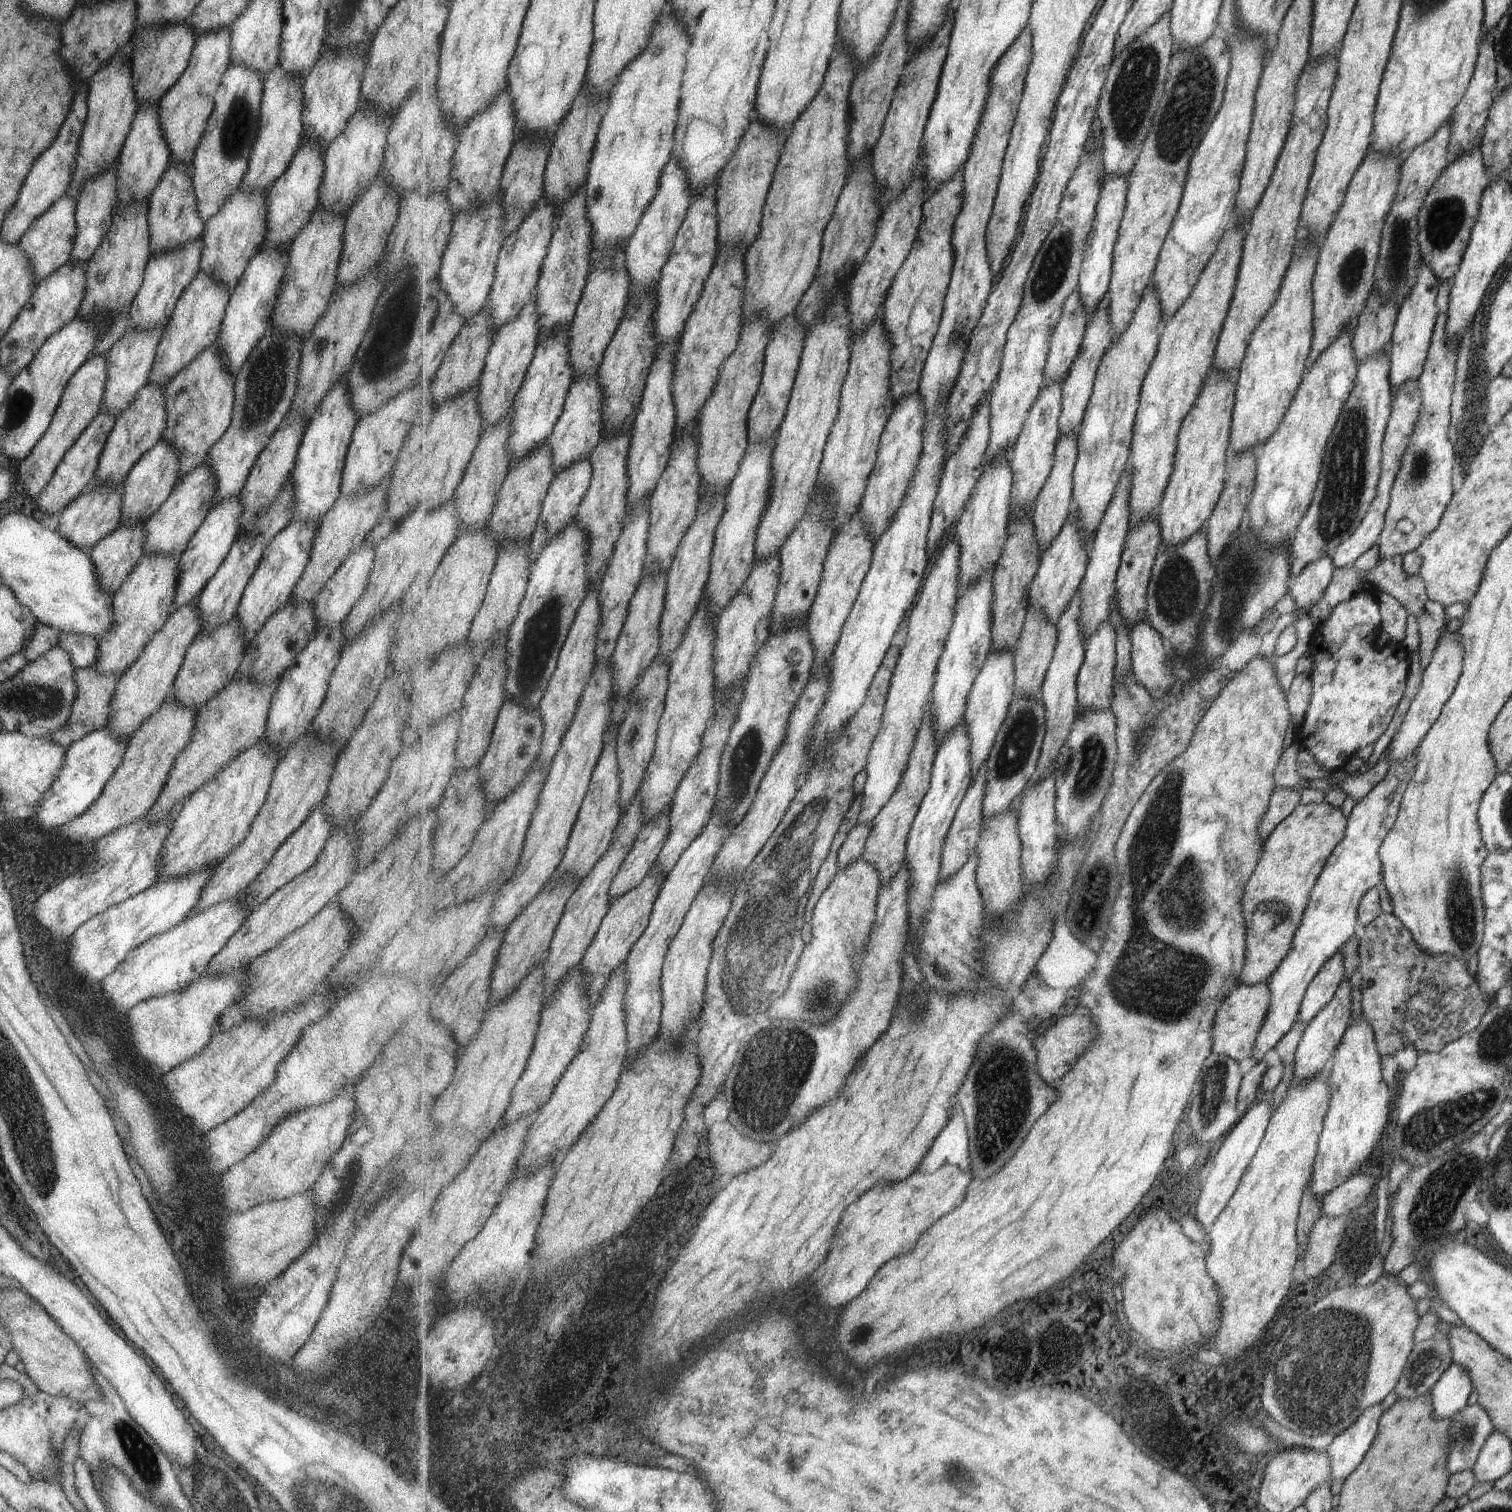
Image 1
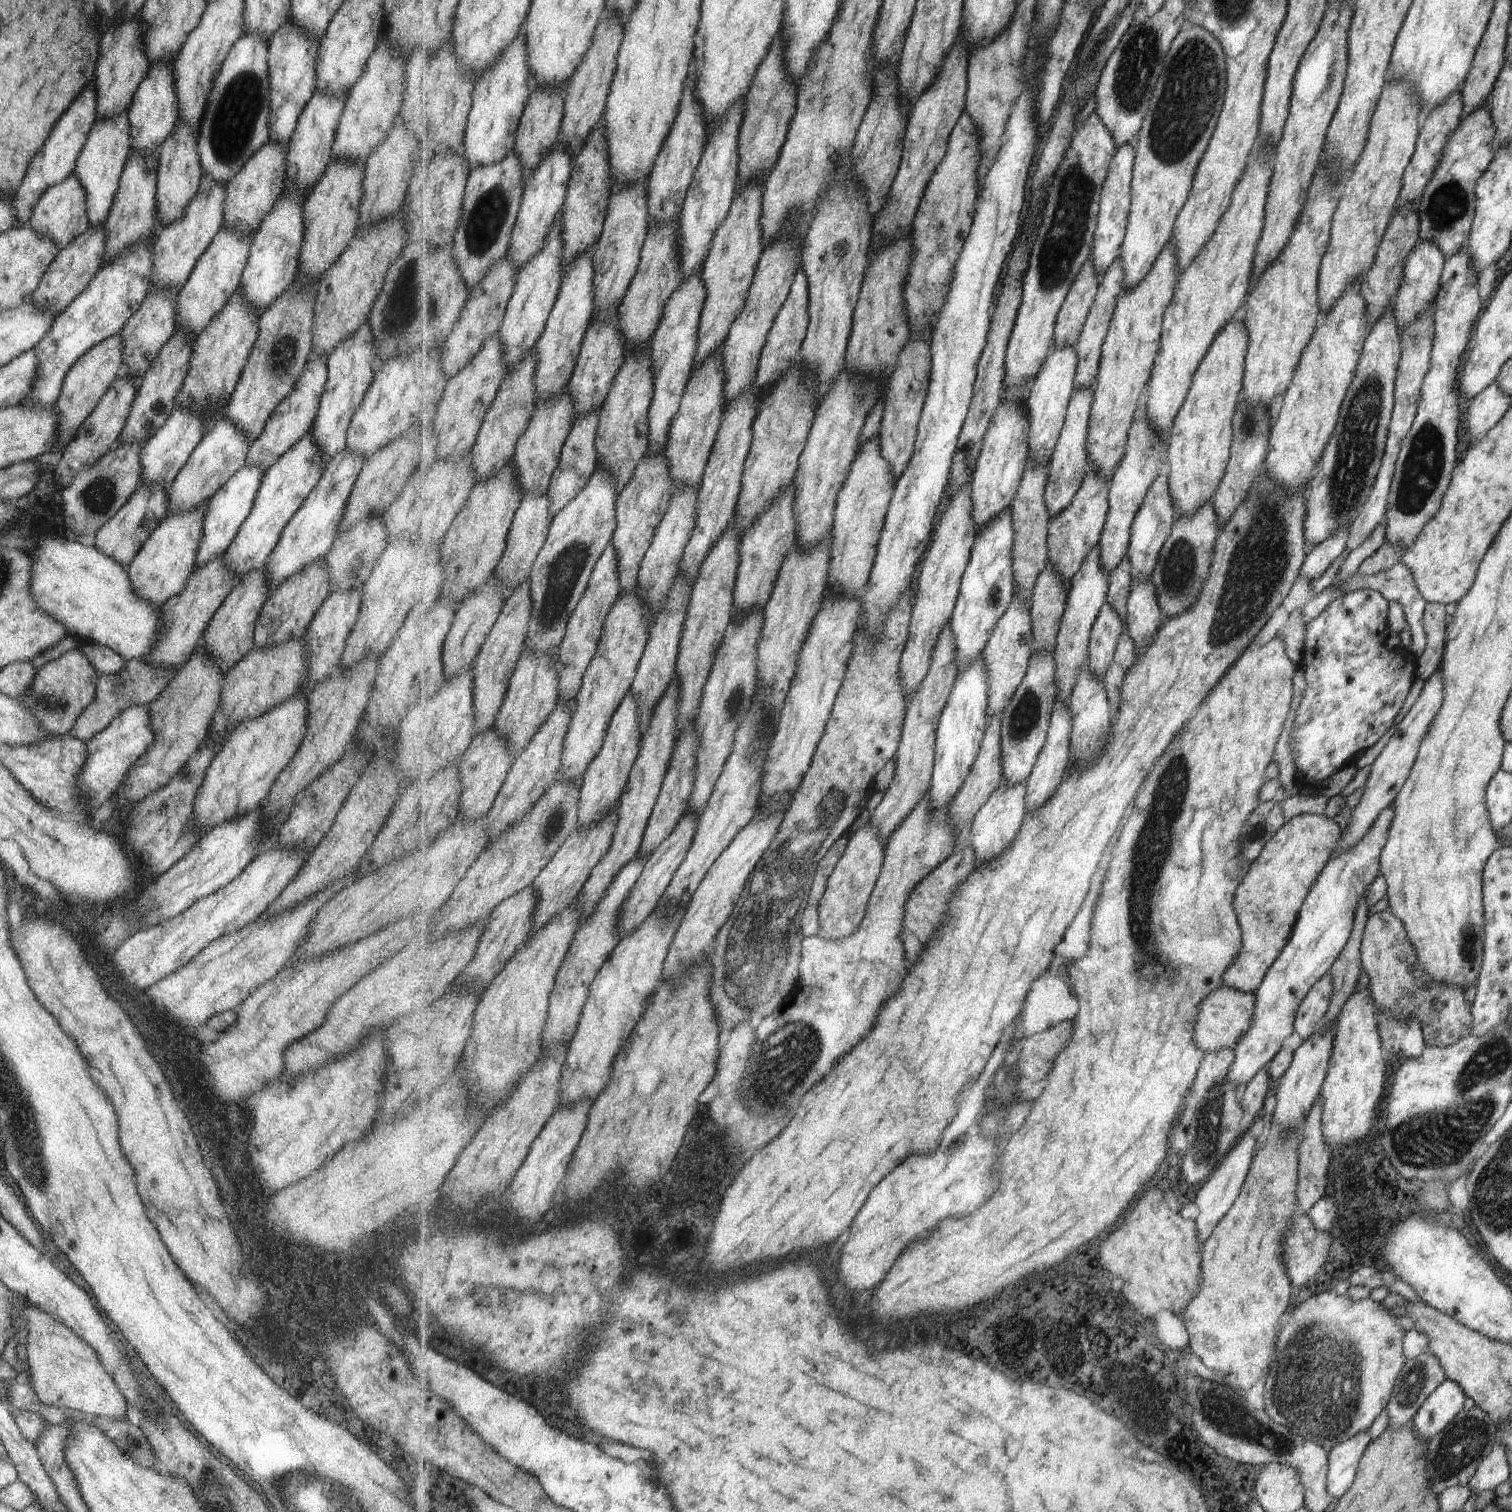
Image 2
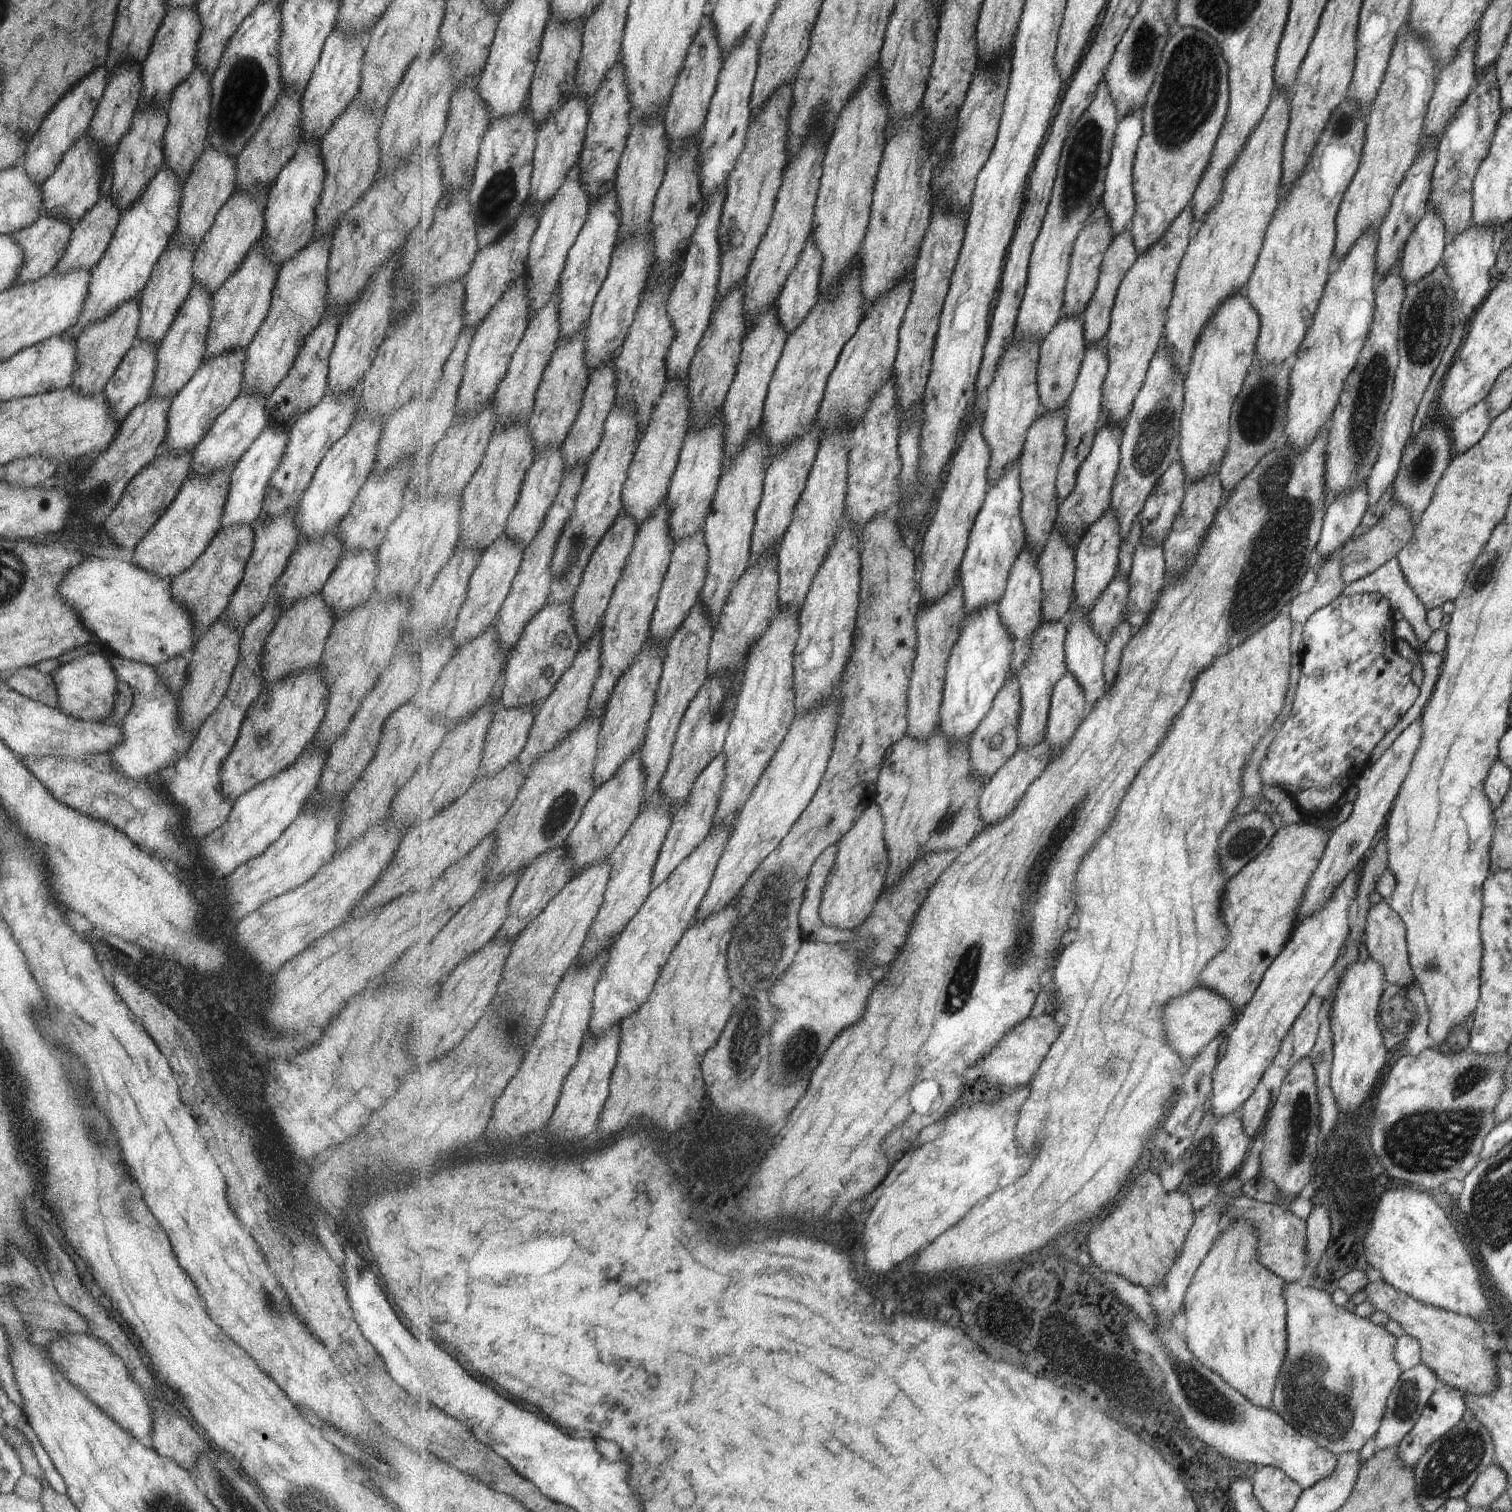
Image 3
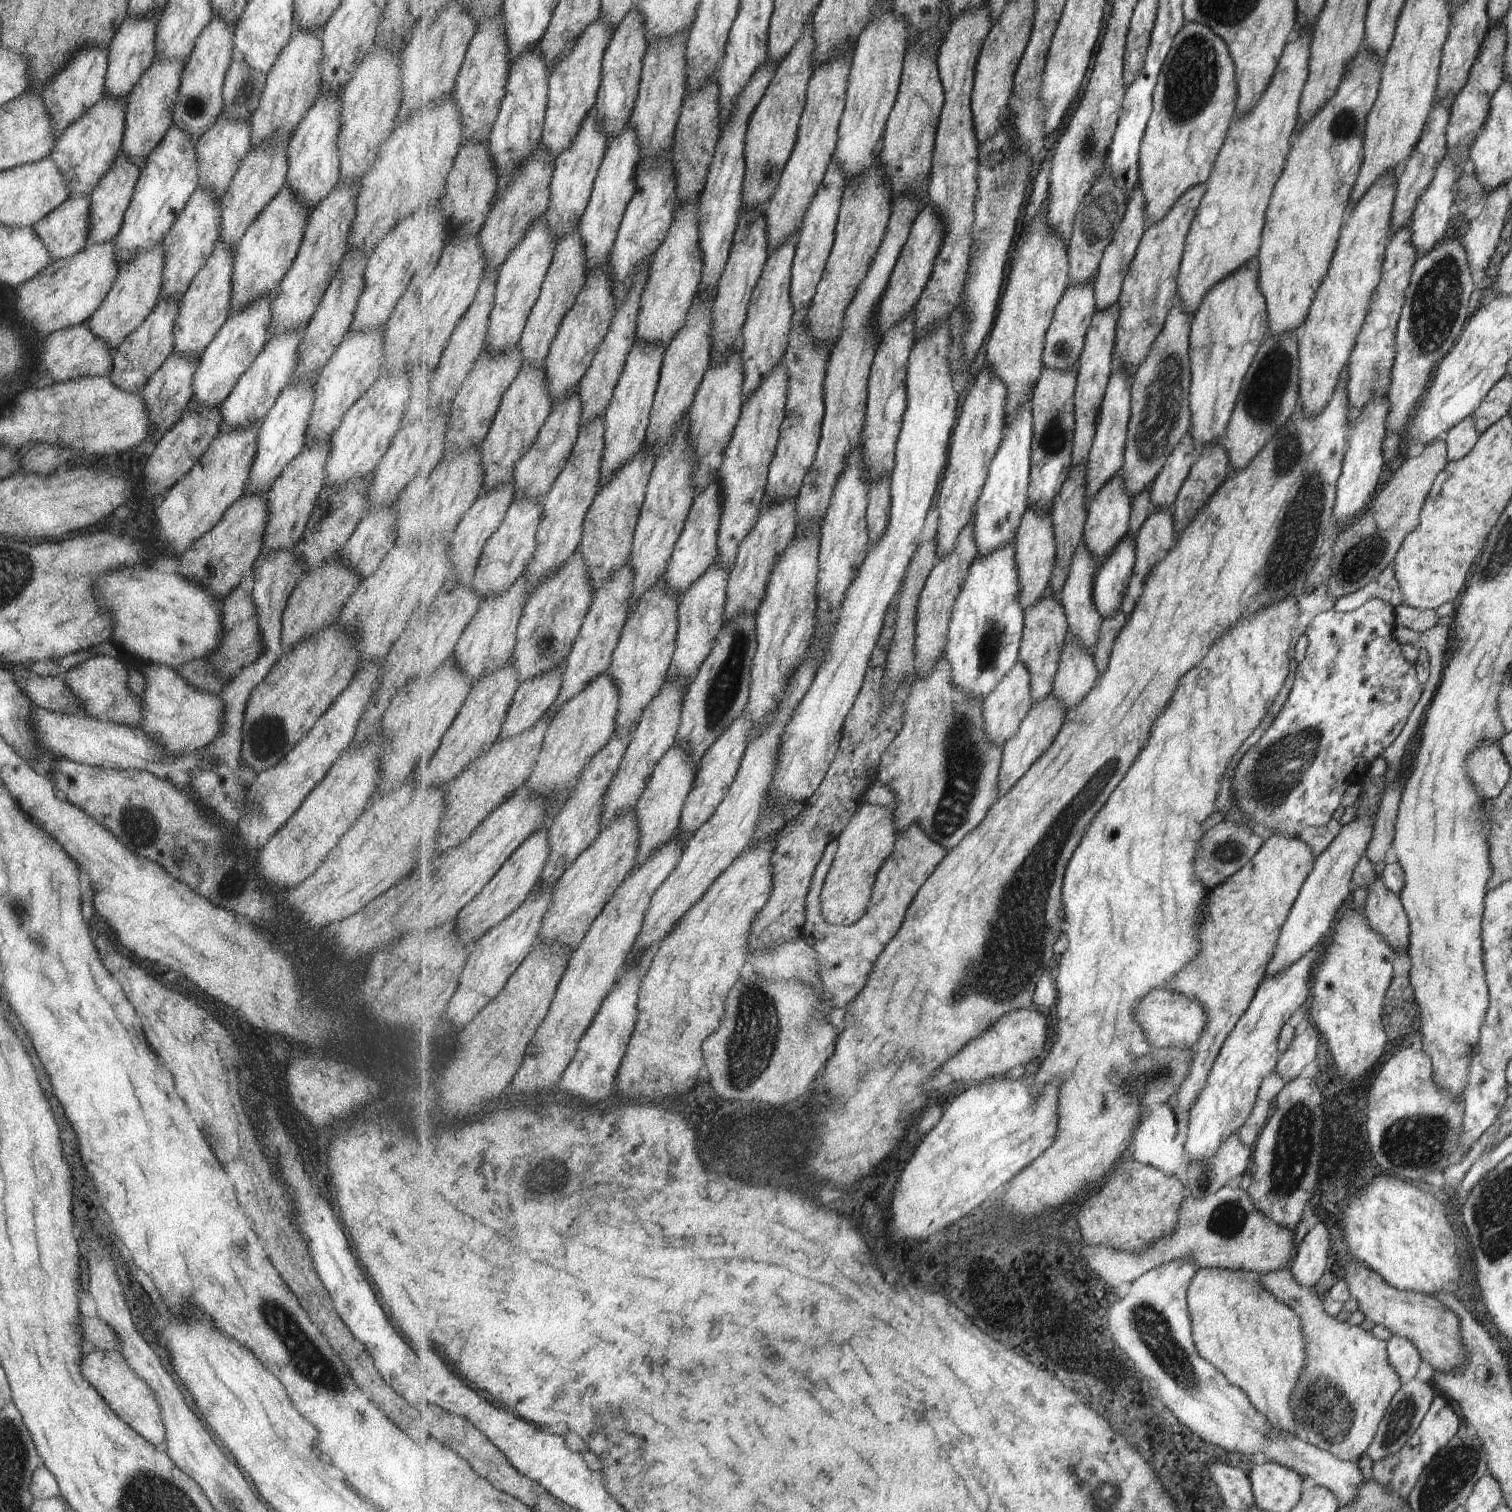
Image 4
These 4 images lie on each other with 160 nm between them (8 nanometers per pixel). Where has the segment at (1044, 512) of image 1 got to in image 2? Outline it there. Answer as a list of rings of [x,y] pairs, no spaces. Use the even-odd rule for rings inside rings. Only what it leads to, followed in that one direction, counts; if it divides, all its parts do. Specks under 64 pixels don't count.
[[[1094,386],[1092,388],[1076,388],[1068,408],[1068,416],[1064,431],[1060,435],[1057,447],[1054,450],[1049,467],[1049,482],[1045,492],[1045,501],[1049,506],[1052,518],[1059,516],[1075,499],[1083,478],[1092,470],[1091,458],[1087,454],[1087,438],[1089,438],[1089,422],[1091,422],[1091,408],[1095,398]]]

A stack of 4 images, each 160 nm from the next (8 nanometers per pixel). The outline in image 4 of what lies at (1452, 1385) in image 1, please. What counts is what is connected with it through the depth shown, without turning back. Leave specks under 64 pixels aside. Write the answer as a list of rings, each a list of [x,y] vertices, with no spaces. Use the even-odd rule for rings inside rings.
[[[1441,1396],[1433,1397],[1427,1412],[1419,1421],[1417,1428],[1399,1447],[1399,1450],[1395,1454],[1372,1462],[1371,1474],[1373,1480],[1387,1487],[1388,1491],[1401,1497],[1406,1502],[1406,1496],[1409,1494],[1411,1488],[1413,1488],[1423,1467],[1435,1456],[1435,1452],[1439,1448],[1443,1448],[1451,1440],[1451,1437],[1457,1432],[1457,1427],[1461,1421],[1460,1415],[1453,1412],[1452,1407],[1448,1405],[1446,1400]]]

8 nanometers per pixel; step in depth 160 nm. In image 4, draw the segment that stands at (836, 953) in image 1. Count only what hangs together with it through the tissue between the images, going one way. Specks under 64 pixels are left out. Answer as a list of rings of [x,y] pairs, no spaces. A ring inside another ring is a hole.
[[[865,802],[838,838],[835,860],[822,888],[821,910],[834,925],[855,925],[868,912],[877,873],[893,854],[897,840],[896,820],[892,809]]]

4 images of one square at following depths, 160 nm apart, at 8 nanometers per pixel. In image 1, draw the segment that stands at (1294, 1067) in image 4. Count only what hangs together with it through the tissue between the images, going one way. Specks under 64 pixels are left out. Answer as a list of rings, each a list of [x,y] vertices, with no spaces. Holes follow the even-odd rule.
[[[1339,949],[1322,964],[1307,985],[1297,1013],[1297,1022],[1306,1024],[1320,1008],[1329,1002],[1343,976],[1342,952]]]

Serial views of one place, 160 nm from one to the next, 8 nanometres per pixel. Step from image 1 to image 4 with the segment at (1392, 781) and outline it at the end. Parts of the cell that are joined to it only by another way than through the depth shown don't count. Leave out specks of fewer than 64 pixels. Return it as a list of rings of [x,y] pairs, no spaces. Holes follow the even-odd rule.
[[[1319,942],[1276,975],[1265,973],[1247,1010],[1223,1042],[1209,1071],[1207,1086],[1192,1106],[1185,1150],[1191,1163],[1208,1159],[1231,1133],[1245,1124],[1255,1104],[1261,1082],[1276,1068],[1277,1037],[1287,1018],[1306,1006],[1313,967],[1319,960]]]

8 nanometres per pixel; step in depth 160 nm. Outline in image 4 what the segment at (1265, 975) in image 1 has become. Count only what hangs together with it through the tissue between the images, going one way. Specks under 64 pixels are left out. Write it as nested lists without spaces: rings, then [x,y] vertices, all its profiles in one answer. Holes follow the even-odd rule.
[[[1269,835],[1247,864],[1208,891],[1201,924],[1202,949],[1193,962],[1169,981],[1167,988],[1201,1001],[1209,1015],[1204,1035],[1191,1049],[1194,1059],[1188,1078],[1175,1094],[1178,1121],[1187,1118],[1189,1125],[1190,1110],[1207,1086],[1209,1071],[1224,1040],[1247,1010],[1267,973],[1280,928],[1313,863],[1310,846],[1298,836]]]

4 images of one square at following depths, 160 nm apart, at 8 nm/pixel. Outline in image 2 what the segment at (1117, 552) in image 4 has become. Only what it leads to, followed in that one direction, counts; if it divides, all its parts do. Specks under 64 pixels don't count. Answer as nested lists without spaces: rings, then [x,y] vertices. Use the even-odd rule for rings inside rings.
[[[1107,602],[1094,625],[1088,657],[1089,666],[1097,676],[1104,678],[1107,674],[1116,657],[1121,634],[1125,630],[1121,614],[1113,608],[1113,604]]]

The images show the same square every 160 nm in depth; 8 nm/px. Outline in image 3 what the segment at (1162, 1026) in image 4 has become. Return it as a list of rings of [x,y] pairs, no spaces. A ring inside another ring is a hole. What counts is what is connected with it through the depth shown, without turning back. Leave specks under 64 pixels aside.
[[[1201,986],[1168,1004],[1164,1016],[1165,1032],[1173,1048],[1185,1060],[1194,1059],[1217,1035],[1221,1036],[1221,1032],[1225,1033],[1227,1028],[1233,1026],[1235,1018],[1237,1012],[1224,997]]]

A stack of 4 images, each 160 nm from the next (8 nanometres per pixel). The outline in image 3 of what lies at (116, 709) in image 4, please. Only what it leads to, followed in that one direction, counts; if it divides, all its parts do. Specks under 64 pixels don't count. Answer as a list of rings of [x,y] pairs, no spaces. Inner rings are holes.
[[[89,653],[72,658],[50,672],[56,690],[56,708],[74,719],[99,723],[114,707],[117,678],[109,661],[101,653]]]

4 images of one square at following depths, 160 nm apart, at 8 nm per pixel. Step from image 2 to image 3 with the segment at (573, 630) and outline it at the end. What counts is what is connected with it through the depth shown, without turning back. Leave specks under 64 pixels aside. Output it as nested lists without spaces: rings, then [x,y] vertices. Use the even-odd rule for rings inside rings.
[[[623,511],[603,537],[589,561],[584,572],[584,579],[572,600],[572,613],[576,620],[576,631],[579,633],[581,646],[586,645],[601,630],[613,593],[633,552],[637,534],[638,524],[627,512]]]

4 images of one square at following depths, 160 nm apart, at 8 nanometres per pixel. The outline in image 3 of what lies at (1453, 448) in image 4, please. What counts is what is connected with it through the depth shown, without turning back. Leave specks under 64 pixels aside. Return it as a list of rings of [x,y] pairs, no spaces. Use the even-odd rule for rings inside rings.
[[[1480,400],[1467,411],[1462,412],[1451,420],[1451,442],[1454,444],[1455,453],[1465,452],[1473,446],[1489,428],[1492,418],[1487,403]]]

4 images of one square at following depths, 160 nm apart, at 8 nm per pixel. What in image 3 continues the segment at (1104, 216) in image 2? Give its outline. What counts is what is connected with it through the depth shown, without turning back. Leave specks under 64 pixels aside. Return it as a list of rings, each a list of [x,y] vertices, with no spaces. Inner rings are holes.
[[[1134,109],[1119,124],[1116,142],[1112,148],[1112,162],[1108,166],[1106,176],[1106,191],[1104,192],[1103,206],[1108,212],[1114,238],[1125,232],[1136,215],[1136,193],[1134,192],[1134,163],[1141,137],[1144,135],[1143,109]]]

